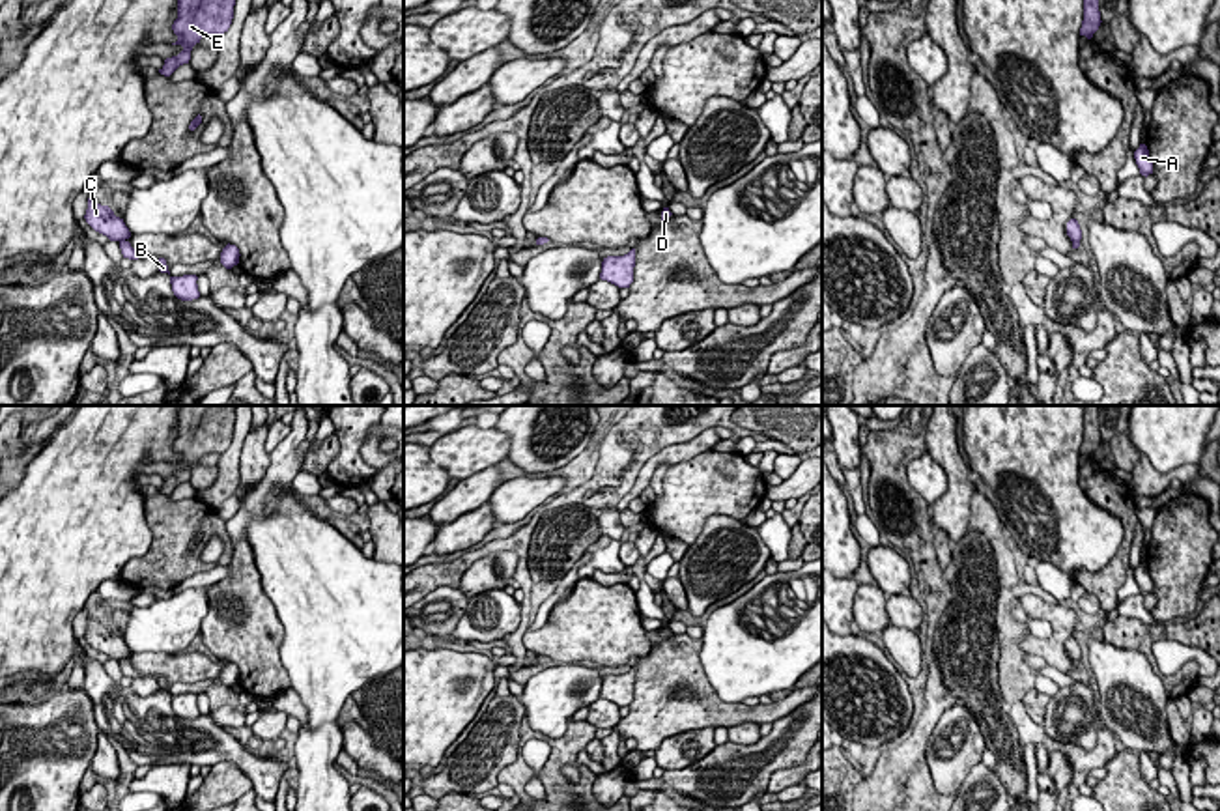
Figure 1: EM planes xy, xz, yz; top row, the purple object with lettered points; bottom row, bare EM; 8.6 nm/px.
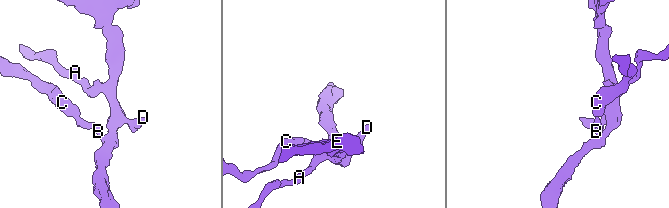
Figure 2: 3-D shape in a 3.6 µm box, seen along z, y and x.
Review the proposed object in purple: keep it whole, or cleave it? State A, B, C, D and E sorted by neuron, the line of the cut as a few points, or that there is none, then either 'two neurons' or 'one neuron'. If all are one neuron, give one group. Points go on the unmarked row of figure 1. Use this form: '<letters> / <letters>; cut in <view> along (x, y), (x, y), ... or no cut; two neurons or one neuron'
A B D E / C; cut in xy along (120, 658), (124, 660); two neurons

